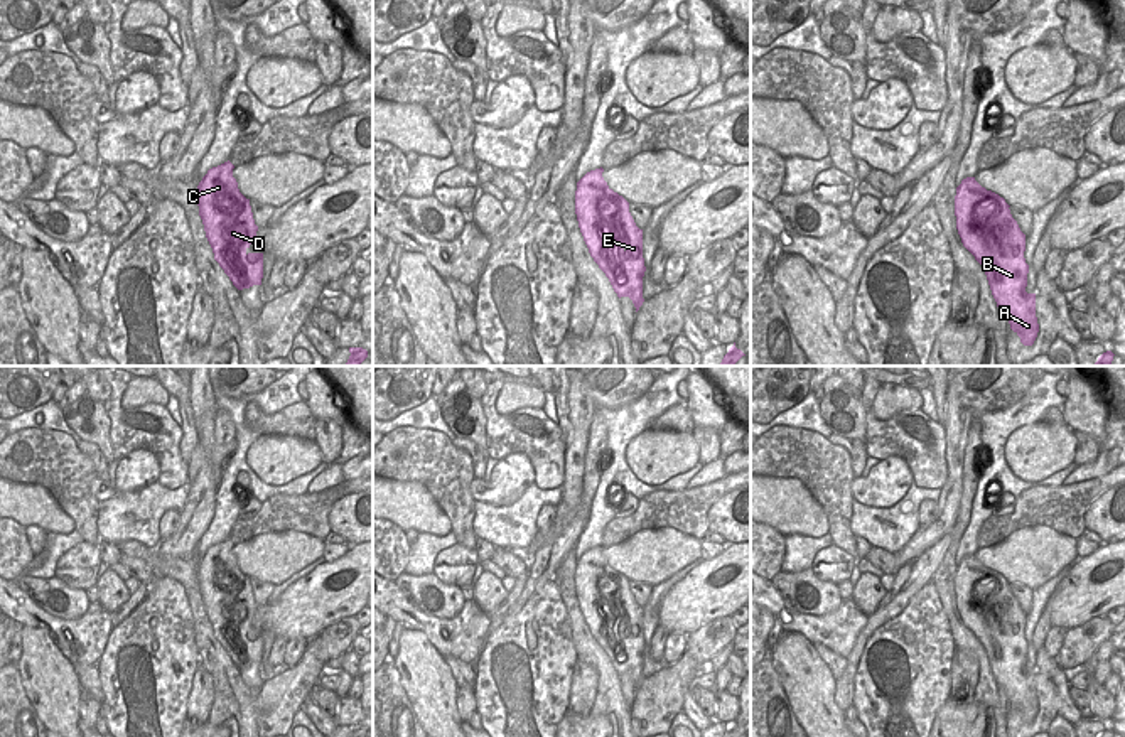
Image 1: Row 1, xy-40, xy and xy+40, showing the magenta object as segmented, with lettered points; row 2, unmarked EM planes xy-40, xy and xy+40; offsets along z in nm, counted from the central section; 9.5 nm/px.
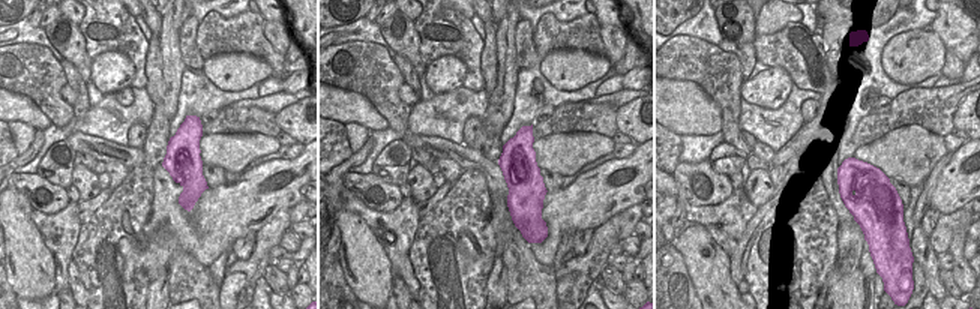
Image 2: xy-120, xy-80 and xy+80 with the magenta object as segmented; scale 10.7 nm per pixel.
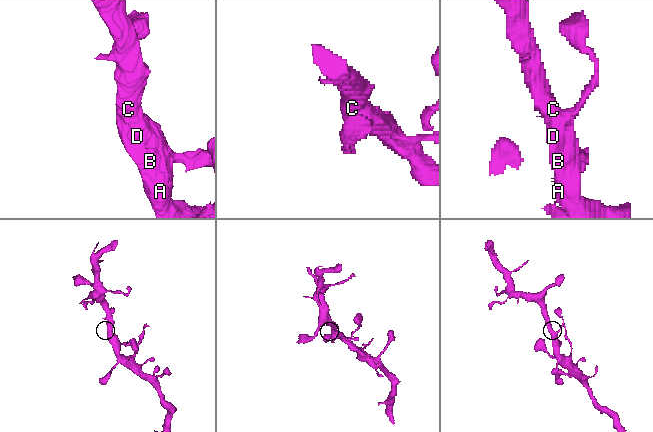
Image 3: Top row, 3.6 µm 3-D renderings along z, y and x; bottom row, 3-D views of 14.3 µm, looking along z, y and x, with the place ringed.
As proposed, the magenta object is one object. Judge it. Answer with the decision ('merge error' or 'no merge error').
no merge error

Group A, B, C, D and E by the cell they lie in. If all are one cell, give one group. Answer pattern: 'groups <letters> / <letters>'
groups A B C D E

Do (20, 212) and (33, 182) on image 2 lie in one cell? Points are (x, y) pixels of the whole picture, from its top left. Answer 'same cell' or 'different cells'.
different cells

